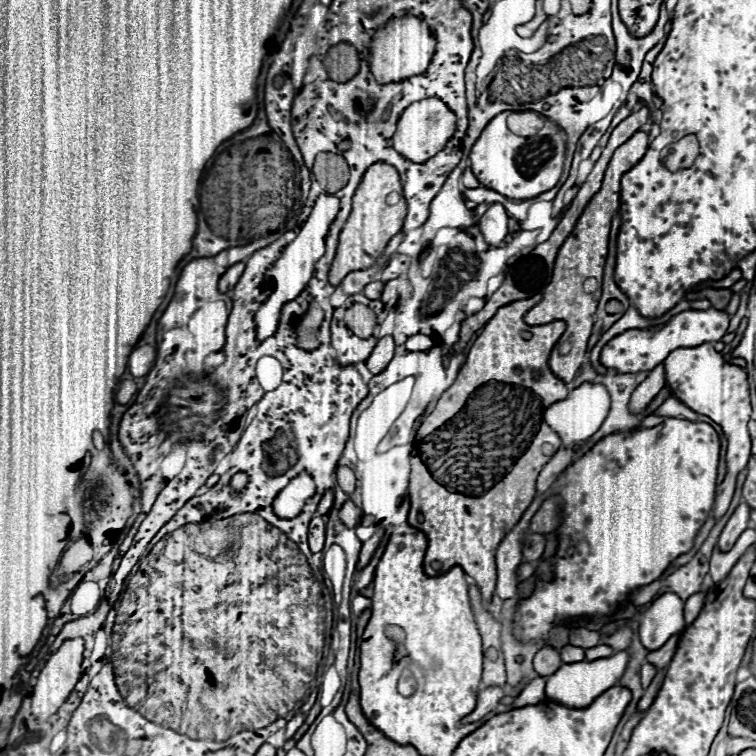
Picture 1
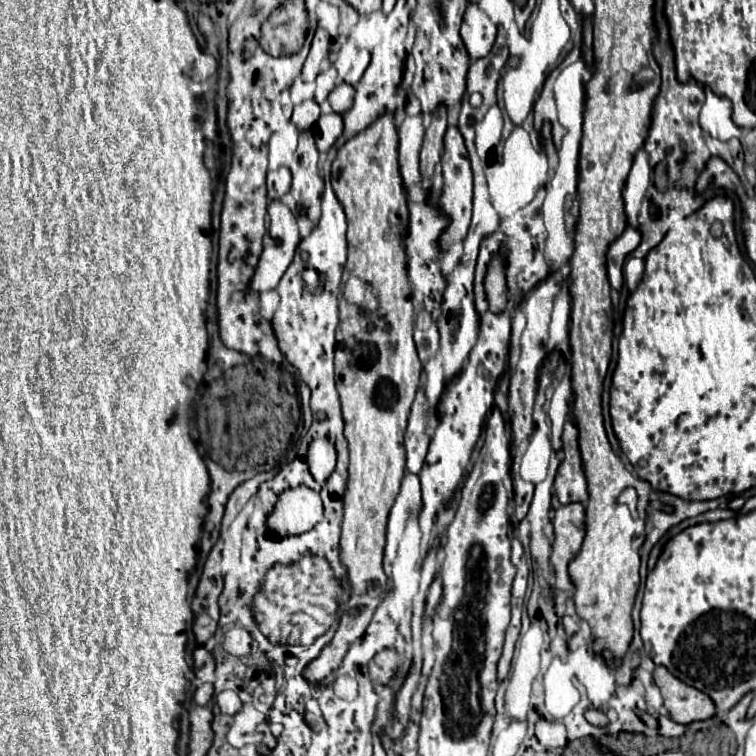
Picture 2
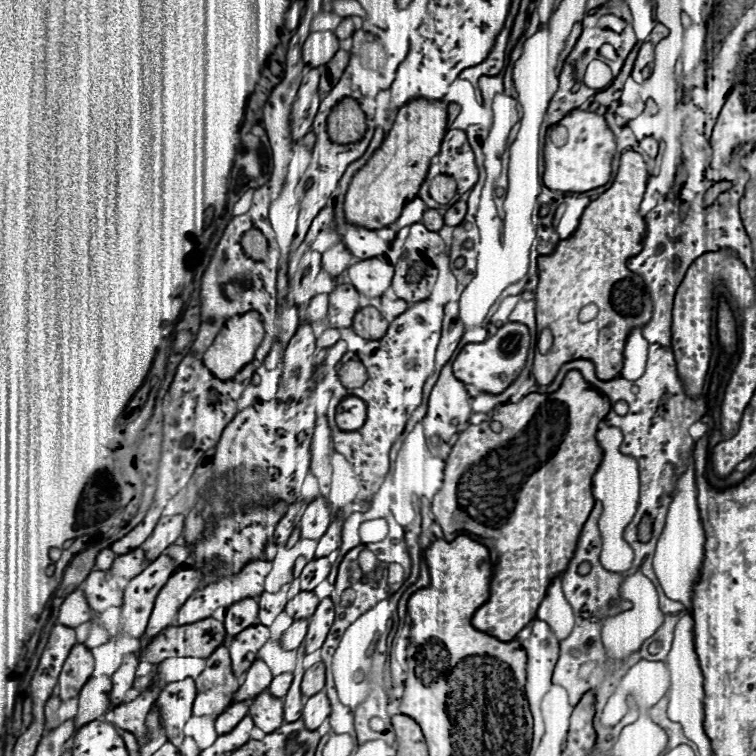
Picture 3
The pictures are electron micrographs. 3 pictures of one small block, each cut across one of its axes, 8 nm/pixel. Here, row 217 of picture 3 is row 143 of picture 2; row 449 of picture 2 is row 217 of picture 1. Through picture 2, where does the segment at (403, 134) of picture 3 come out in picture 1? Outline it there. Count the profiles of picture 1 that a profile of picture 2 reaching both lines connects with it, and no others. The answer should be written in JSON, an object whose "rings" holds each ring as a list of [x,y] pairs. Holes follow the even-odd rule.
{"rings":[[[384,162],[372,164],[362,176],[362,182],[352,198],[352,212],[340,232],[338,252],[330,268],[330,282],[338,286],[346,274],[370,268],[376,262],[376,258],[384,252],[388,240],[402,230],[404,216],[406,216],[406,200],[402,196],[402,184],[396,168]]]}

